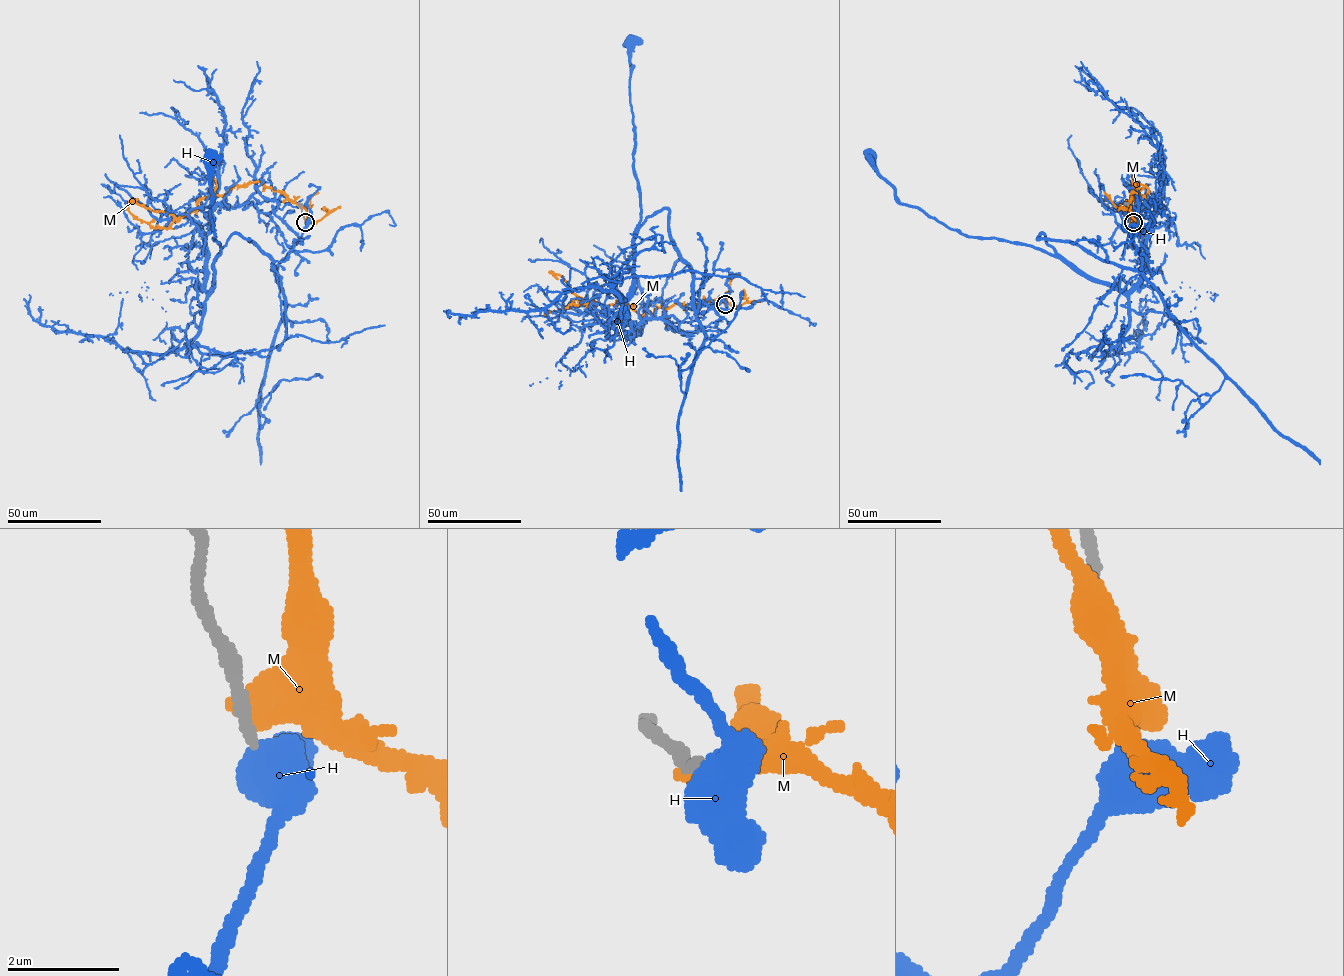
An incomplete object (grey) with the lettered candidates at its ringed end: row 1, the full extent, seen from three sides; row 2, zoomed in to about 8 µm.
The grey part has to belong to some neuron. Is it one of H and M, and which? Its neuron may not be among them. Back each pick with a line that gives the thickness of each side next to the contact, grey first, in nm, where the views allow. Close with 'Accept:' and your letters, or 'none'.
Accept: none

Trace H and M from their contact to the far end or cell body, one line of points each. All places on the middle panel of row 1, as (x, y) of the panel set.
H: (725, 304), (723, 299), (703, 312), (694, 309), (692, 272), (671, 237), (667, 209), (638, 227), (630, 42)
M: (725, 304), (725, 299), (674, 303), (658, 307), (650, 319), (627, 305), (577, 297), (558, 279)

